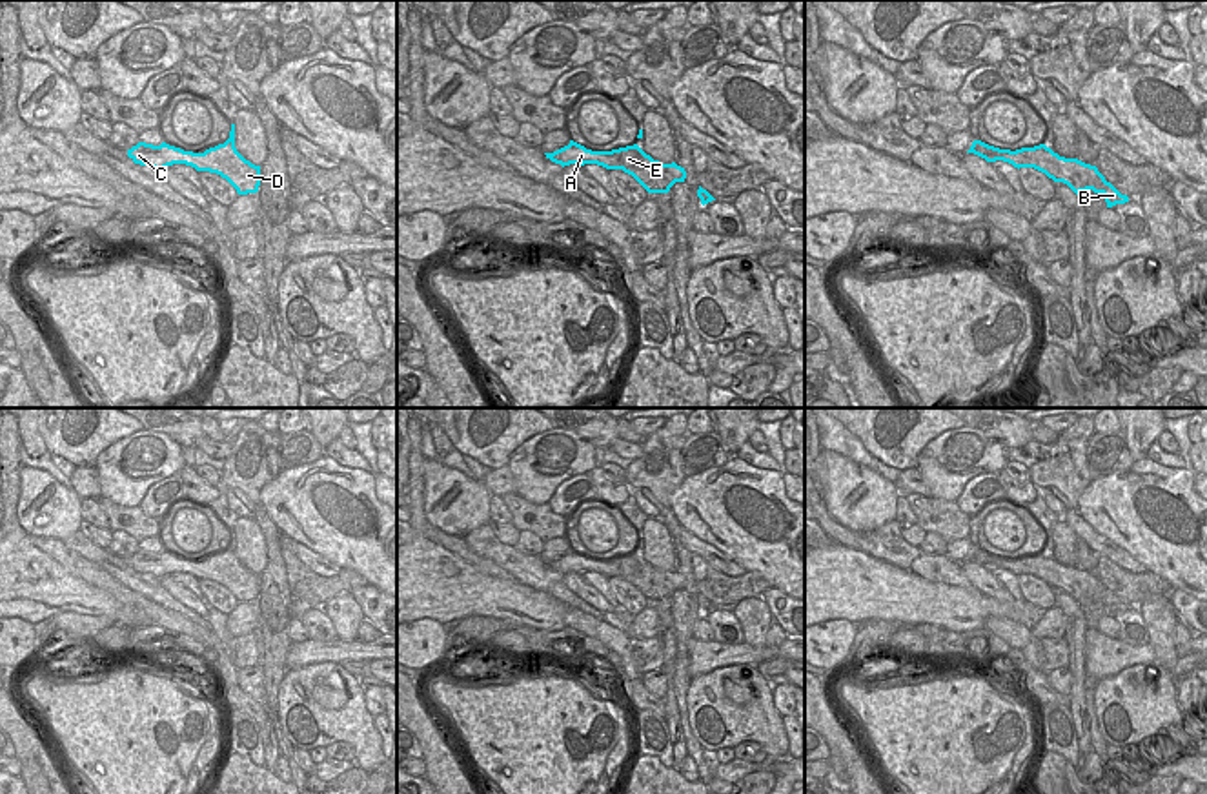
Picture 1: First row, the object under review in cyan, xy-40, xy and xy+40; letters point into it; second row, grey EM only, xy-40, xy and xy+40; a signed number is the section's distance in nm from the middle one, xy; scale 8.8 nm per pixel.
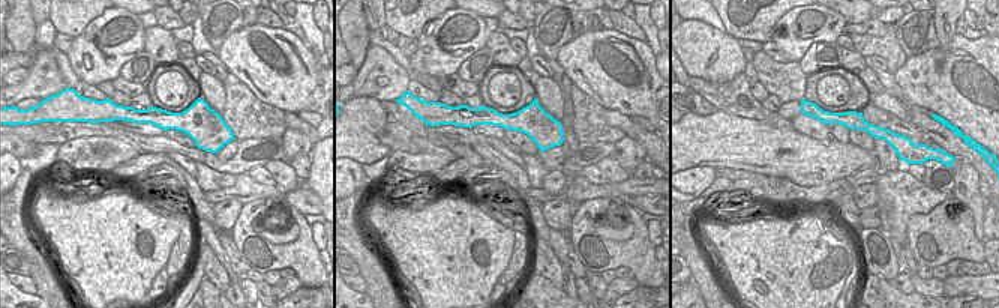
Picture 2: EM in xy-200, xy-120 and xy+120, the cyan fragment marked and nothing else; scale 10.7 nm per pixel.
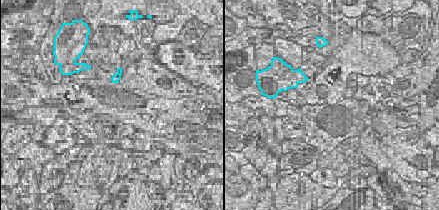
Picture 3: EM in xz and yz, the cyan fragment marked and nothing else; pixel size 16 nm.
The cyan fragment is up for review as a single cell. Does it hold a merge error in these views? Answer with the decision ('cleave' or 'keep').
cleave

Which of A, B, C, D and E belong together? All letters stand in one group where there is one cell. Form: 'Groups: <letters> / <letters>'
Groups: A C D E / B.

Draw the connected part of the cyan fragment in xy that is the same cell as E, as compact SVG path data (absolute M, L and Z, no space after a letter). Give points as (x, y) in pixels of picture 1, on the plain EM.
M570 550L568 554L544 563L563 575L570 572L579 575L584 572L597 572L606 577L623 577L624 581L632 583L648 601L666 601L666 590L652 583L652 574L659 568L646 563L637 552L612 559L592 559Z

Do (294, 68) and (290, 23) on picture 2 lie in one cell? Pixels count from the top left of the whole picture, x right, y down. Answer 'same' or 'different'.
different

